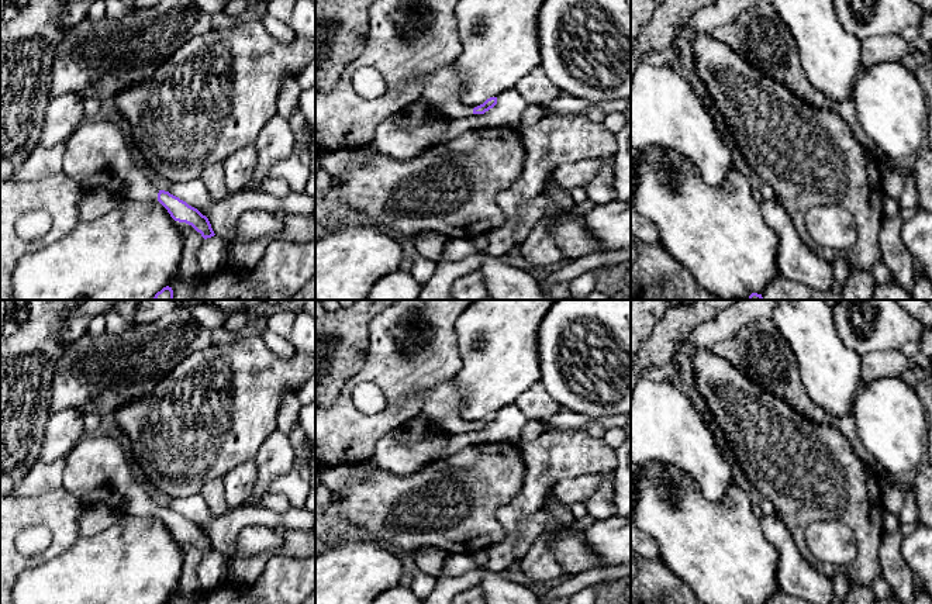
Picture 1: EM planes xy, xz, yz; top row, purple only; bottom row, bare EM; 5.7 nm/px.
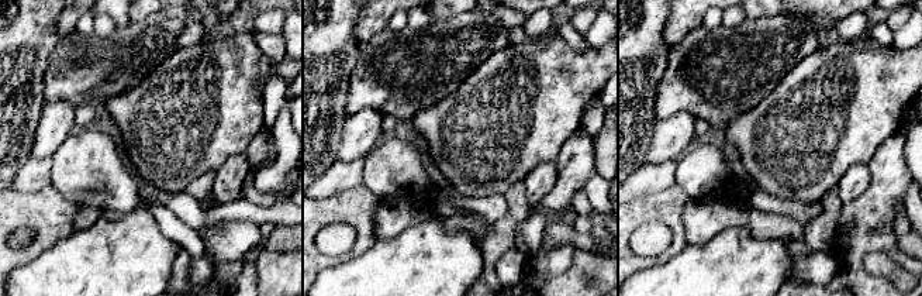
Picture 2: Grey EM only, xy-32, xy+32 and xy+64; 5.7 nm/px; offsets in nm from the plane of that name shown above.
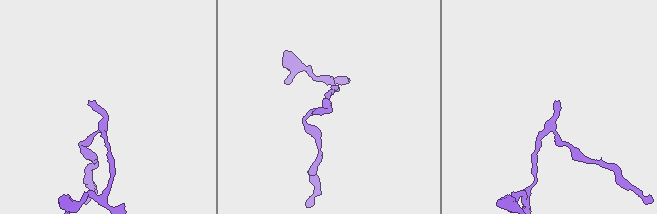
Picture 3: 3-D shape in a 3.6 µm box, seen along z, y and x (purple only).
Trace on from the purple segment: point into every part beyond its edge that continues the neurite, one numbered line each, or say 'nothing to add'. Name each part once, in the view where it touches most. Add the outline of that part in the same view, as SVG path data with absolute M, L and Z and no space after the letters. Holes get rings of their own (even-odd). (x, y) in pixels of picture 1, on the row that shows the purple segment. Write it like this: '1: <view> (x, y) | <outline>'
1: xy (96, 156) | M86 120L63 144L62 172L83 190L104 189L124 200L158 200L148 169L134 161L122 130L110 121Z

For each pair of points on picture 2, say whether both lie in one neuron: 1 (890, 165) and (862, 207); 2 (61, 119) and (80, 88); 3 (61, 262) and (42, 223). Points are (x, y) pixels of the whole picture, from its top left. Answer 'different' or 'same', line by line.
1: same
2: different
3: different

